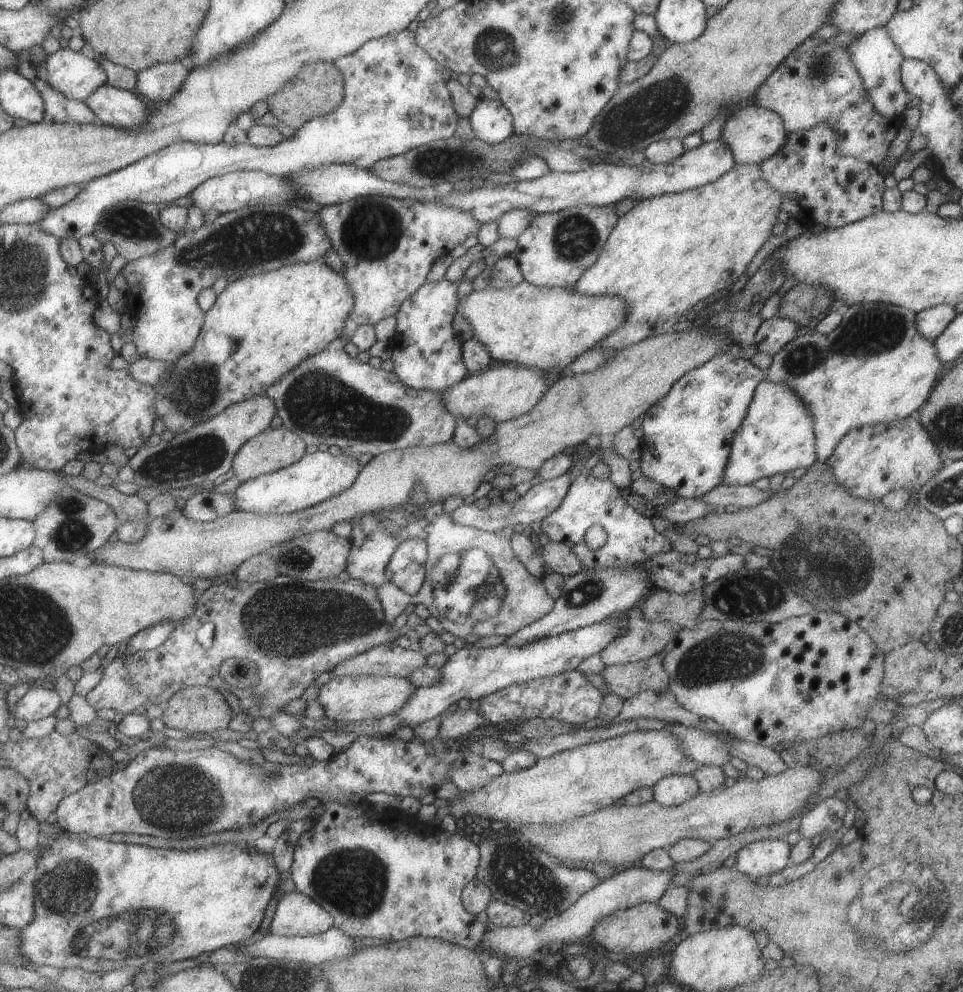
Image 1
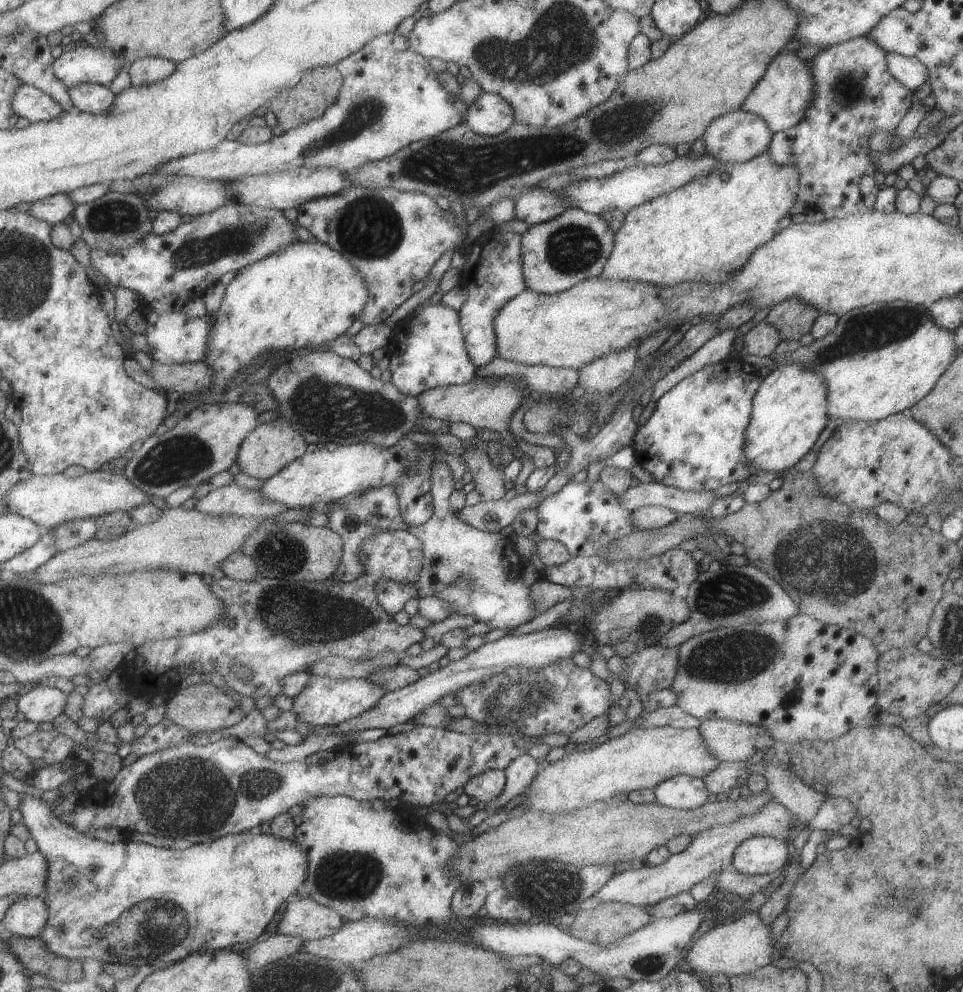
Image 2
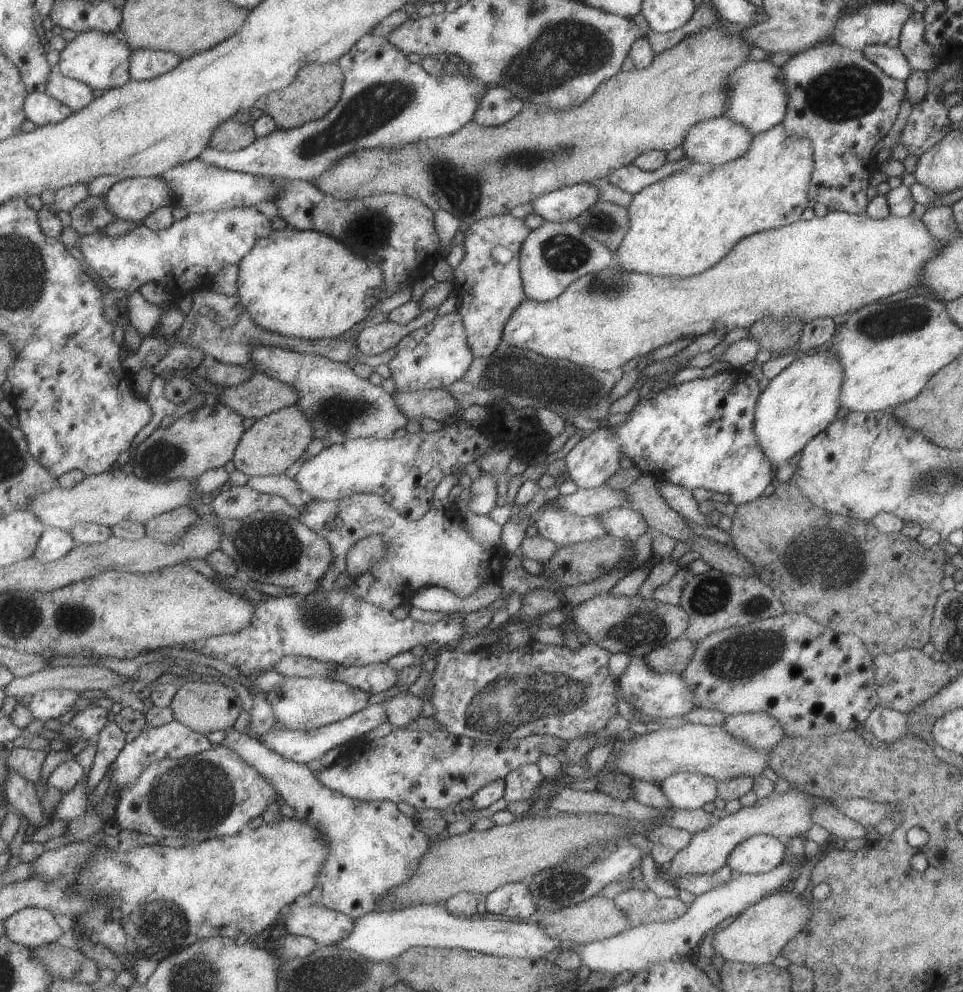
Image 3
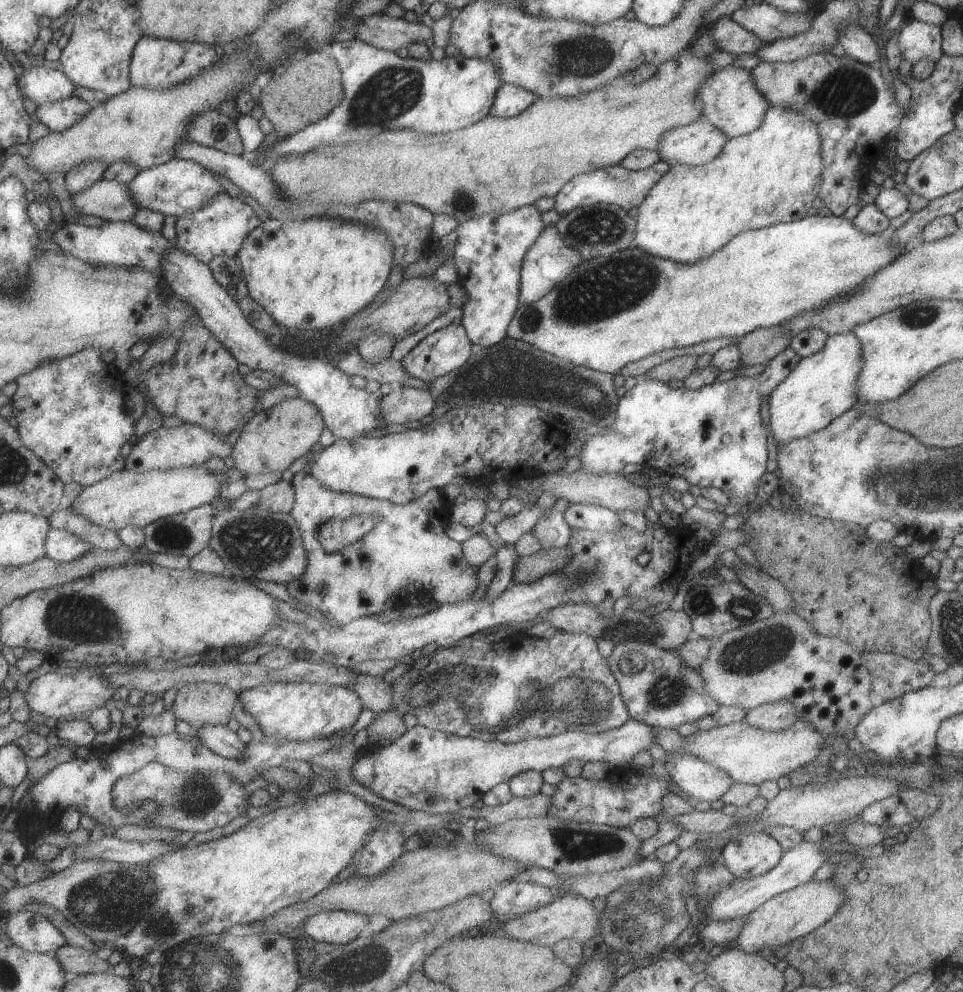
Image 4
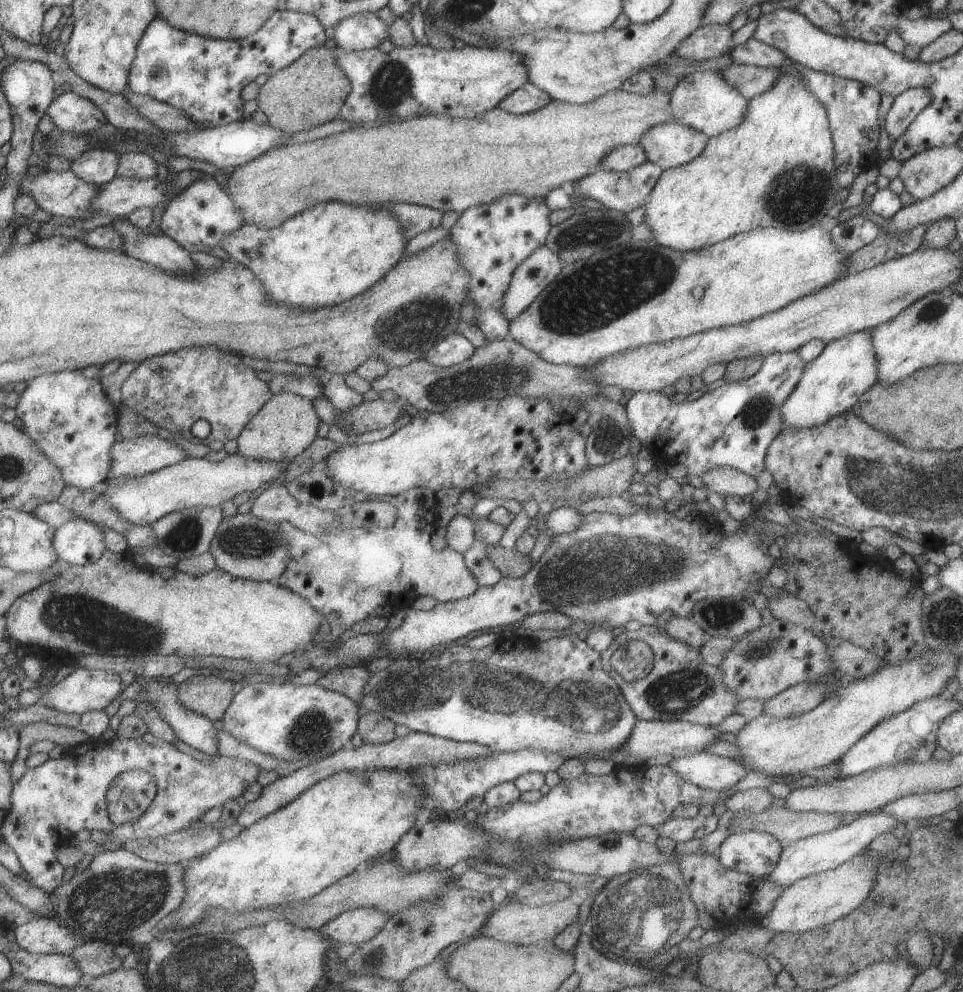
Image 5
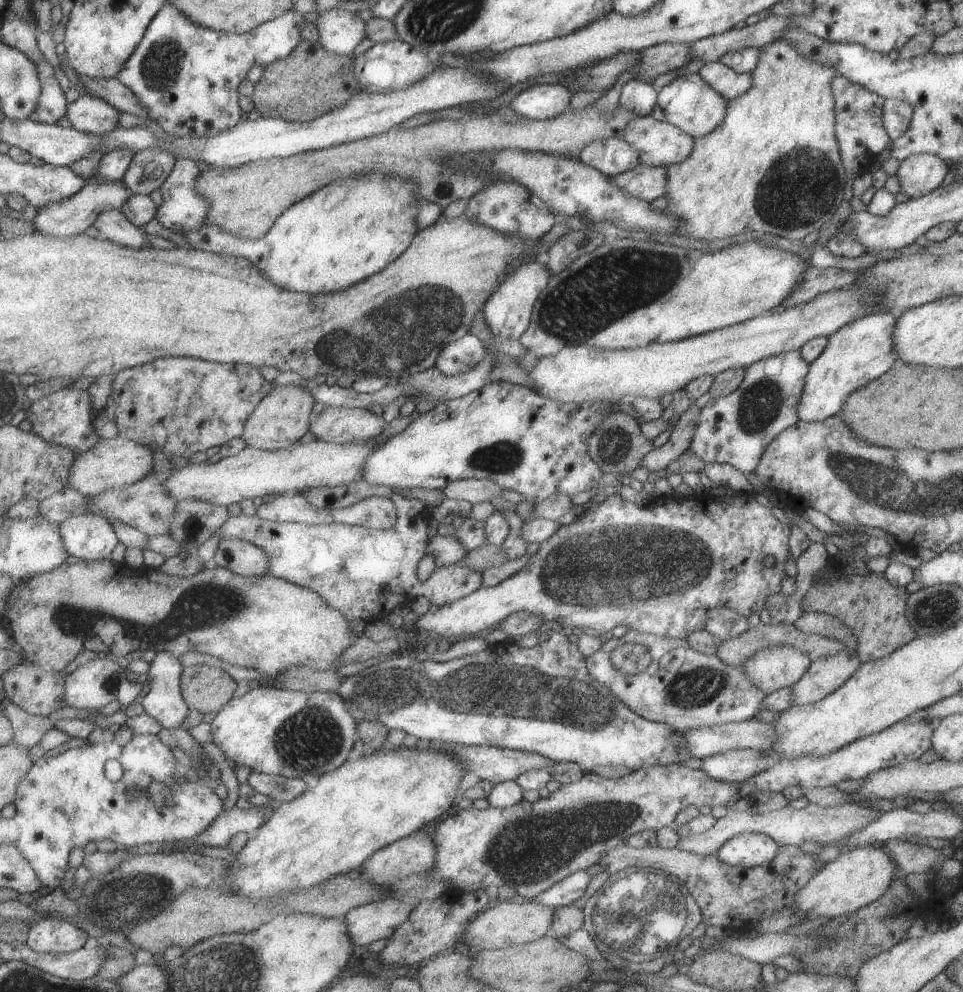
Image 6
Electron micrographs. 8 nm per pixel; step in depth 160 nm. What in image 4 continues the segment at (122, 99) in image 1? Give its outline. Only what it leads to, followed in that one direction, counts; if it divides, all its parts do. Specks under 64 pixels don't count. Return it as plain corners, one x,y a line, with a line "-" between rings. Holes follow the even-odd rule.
47,64
24,70
18,79
23,96
40,107
48,102
71,98
75,94
75,83
63,70
53,70

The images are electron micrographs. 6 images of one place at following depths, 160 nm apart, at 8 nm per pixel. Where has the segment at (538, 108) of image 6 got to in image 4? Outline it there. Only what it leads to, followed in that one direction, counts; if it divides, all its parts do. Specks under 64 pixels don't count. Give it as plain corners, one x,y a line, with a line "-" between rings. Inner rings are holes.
501,83
496,90
488,114
507,118
523,112
535,99
536,94
513,83

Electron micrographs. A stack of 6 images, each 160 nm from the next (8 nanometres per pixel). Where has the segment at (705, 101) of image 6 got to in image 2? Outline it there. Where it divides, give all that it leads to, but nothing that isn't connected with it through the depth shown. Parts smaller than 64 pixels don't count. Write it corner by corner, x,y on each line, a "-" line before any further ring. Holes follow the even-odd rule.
779,52
768,62
761,78
752,86
751,92
743,99
739,109
761,118
772,133
785,130
803,118
804,110
812,97
812,84
805,61
799,60
795,52

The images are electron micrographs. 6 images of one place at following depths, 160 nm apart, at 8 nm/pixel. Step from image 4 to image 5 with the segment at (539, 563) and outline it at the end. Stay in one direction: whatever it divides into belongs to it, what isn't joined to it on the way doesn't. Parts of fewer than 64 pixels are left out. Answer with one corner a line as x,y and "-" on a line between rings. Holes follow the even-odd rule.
487,545
484,547
487,558
502,577
519,578
533,566
533,562
526,555
513,550
505,550
501,546

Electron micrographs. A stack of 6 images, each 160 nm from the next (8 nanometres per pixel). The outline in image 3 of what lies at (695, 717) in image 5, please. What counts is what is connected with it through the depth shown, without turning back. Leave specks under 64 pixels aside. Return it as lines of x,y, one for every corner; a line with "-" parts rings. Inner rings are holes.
631,657
625,670
616,678
623,700
642,715
658,718
683,717
696,706
694,694
680,673
655,672
641,657

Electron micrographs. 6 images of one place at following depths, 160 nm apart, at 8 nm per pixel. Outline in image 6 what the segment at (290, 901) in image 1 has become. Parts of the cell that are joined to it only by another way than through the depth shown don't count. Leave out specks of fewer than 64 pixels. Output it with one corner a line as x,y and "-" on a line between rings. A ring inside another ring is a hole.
387,896
382,899
373,899
365,904
349,909
343,917
350,941
355,946
368,946
375,940
390,937
394,930
408,919
409,913
414,908
413,904

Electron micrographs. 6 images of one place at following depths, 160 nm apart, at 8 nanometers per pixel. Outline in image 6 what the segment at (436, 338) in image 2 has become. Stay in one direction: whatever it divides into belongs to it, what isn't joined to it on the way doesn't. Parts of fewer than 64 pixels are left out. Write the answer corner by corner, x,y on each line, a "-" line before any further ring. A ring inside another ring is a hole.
473,333
448,342
438,354
434,367
445,376
458,375
473,368
487,352
484,342

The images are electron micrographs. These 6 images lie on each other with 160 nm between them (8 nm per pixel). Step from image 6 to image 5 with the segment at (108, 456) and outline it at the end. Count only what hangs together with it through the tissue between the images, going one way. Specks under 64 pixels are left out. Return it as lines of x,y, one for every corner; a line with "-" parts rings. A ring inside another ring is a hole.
158,434
119,440
113,446
112,454
113,466
109,479
145,476
189,458
173,440
169,442

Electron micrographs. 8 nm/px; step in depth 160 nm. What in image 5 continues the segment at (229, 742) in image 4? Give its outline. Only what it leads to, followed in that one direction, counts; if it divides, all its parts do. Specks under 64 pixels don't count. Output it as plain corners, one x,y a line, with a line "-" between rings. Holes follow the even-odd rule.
151,680
142,688
148,695
150,704
160,713
162,719
174,730
176,736
193,749
215,757
219,755
219,731
220,725
205,716
185,708
179,700
179,687
169,680

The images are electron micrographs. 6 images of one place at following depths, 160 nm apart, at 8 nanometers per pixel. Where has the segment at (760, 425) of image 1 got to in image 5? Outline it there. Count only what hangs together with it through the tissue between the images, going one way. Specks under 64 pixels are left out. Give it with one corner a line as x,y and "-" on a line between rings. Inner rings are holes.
869,329
827,342
819,356
804,364
799,382
779,406
781,424
784,428
813,428
824,424
829,418
850,411
859,396
876,381
877,366

